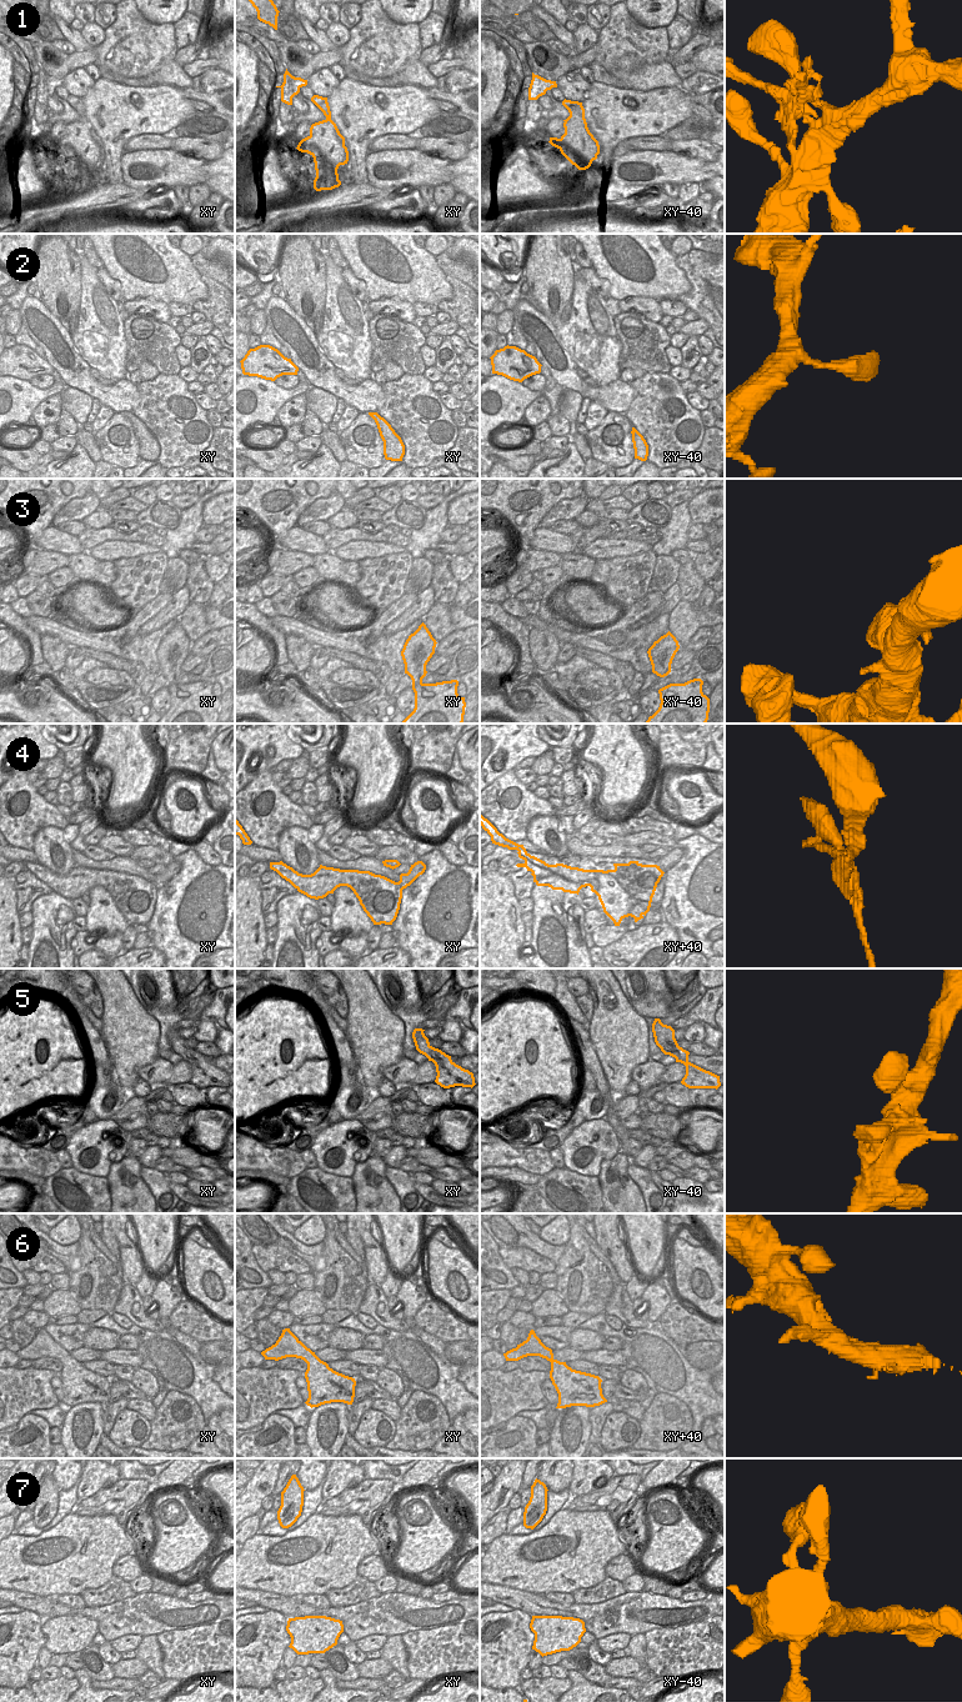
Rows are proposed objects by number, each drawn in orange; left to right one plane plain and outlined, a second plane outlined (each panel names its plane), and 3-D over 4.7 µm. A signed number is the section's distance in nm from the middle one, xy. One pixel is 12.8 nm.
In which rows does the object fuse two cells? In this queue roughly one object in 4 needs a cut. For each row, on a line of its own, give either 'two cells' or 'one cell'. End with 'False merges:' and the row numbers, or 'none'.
1: one cell
2: one cell
3: one cell
4: two cells
5: one cell
6: one cell
7: one cell
False merges: 4

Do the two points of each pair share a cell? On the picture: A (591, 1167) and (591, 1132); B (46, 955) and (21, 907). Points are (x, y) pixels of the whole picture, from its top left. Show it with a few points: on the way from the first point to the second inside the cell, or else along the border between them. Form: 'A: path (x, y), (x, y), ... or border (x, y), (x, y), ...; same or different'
A: path (591, 1159), (595, 1150), (591, 1146), (591, 1141); same
B: border (30, 907), (31, 910); different

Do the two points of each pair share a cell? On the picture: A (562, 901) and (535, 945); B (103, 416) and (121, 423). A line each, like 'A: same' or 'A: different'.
A: same
B: different

